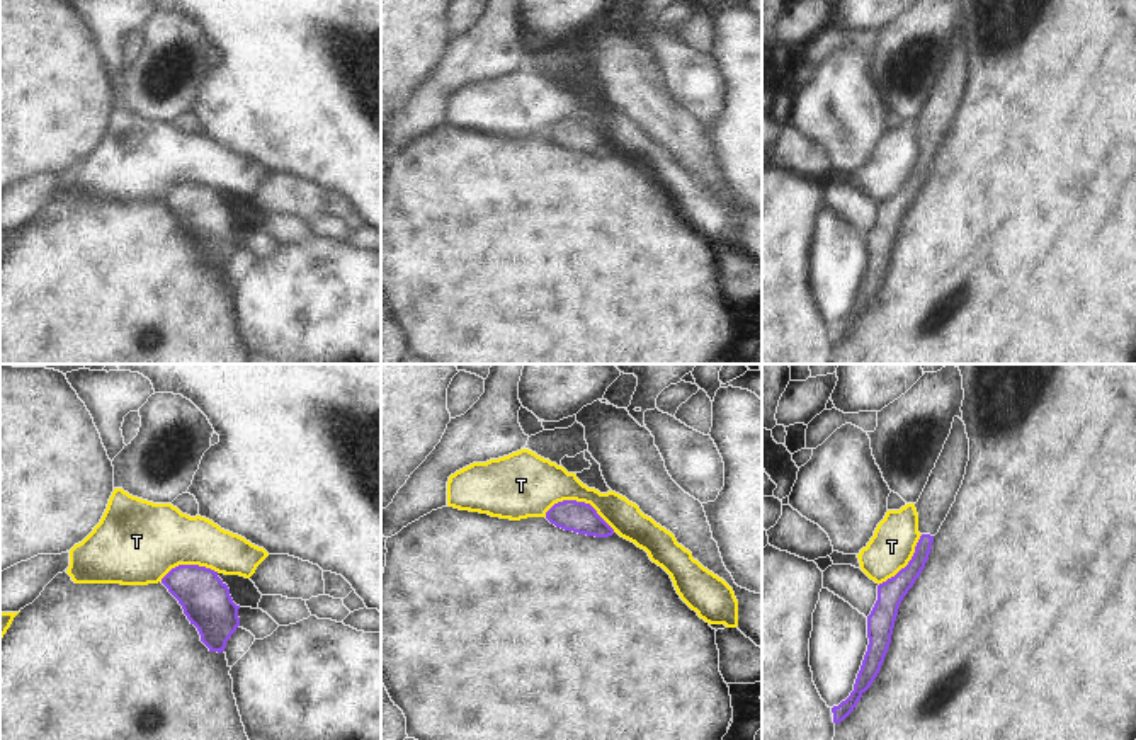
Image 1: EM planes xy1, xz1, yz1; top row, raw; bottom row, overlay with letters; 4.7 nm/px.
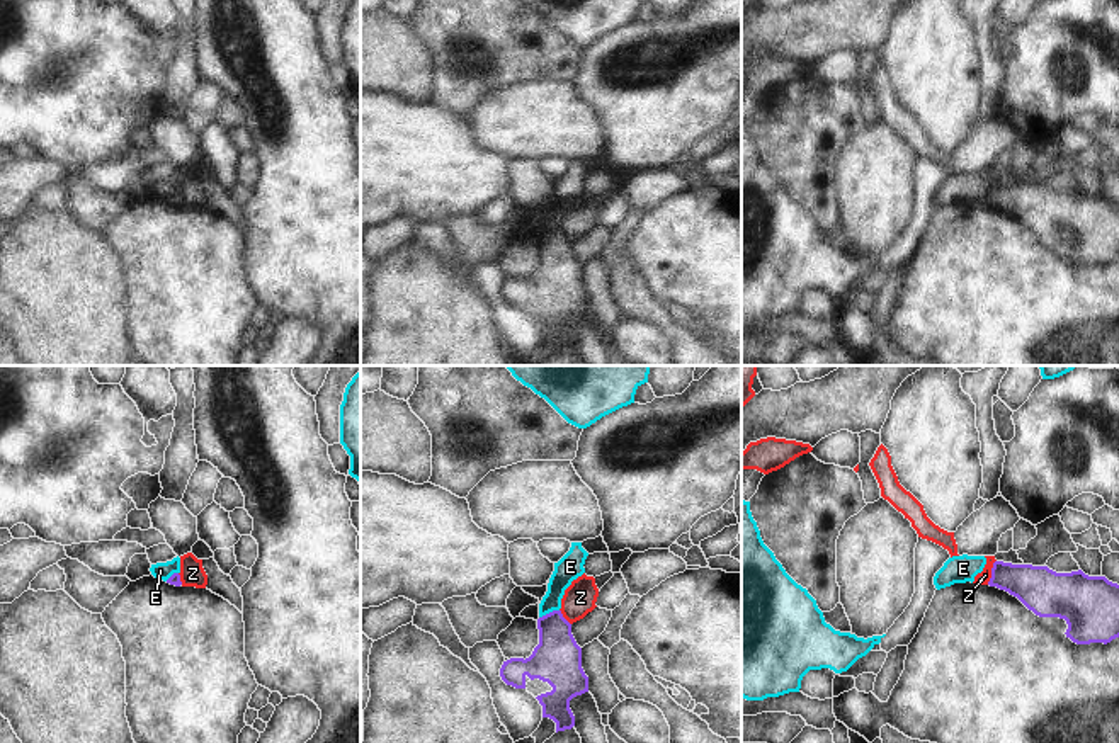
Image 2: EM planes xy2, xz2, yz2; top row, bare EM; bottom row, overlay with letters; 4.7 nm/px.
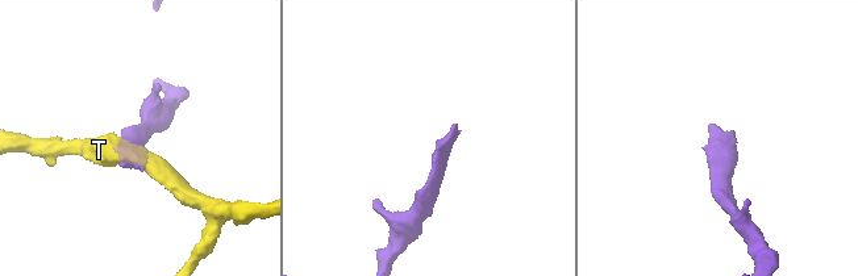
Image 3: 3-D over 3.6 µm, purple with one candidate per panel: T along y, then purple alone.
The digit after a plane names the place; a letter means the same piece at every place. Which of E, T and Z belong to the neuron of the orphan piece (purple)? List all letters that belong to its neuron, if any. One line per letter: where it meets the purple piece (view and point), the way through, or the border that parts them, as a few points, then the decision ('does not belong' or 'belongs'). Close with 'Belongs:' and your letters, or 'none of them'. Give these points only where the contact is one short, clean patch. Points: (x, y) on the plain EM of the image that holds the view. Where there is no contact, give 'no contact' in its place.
E: contact xz2 (548, 233); border xz2 (558, 228), (539, 237); does not belong
T: contact xz1 (580, 121); does not belong
Z: contact yz2 (992, 191); border yz2 (995, 179), (987, 203); does not belong
Belongs: none of them

